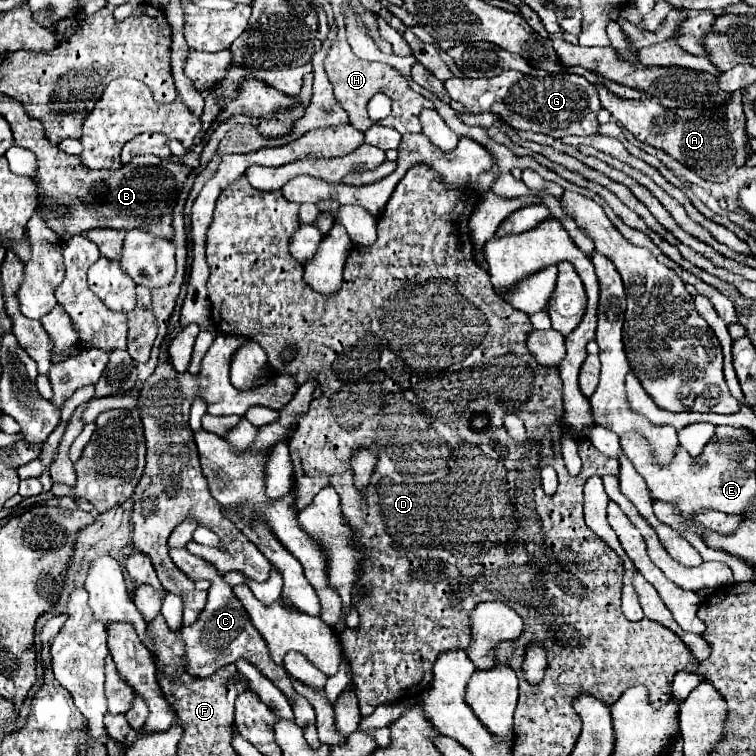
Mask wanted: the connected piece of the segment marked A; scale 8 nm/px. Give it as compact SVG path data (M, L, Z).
M598 86L598 96L602 108L606 108L624 128L628 128L634 138L654 148L664 150L684 166L692 168L700 178L710 182L726 182L740 166L744 166L748 156L748 134L744 130L744 112L742 100L738 92L732 94L732 100L726 108L720 108L712 114L696 112L692 108L678 108L666 110L662 104L640 98L640 100L624 100L608 92L604 86Z

